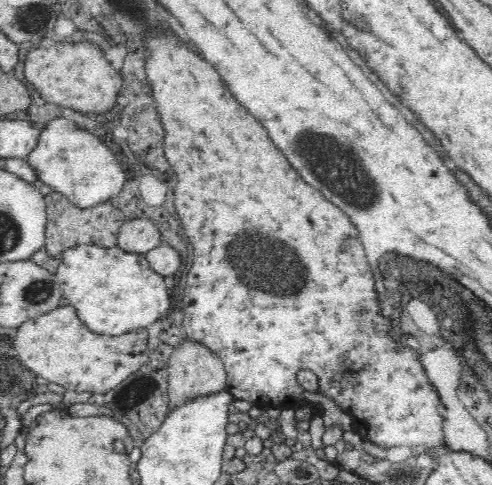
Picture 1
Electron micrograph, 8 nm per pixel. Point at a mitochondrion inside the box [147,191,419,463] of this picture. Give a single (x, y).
(273, 267)

